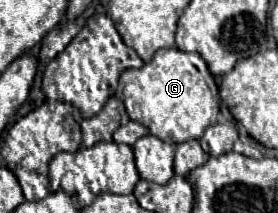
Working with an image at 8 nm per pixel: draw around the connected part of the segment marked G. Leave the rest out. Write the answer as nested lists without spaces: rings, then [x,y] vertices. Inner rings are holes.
[[[175,47],[159,49],[141,69],[123,71],[121,83],[129,119],[145,125],[151,135],[165,139],[165,143],[177,145],[189,139],[201,139],[203,131],[217,123],[218,86],[198,53],[179,51]]]

